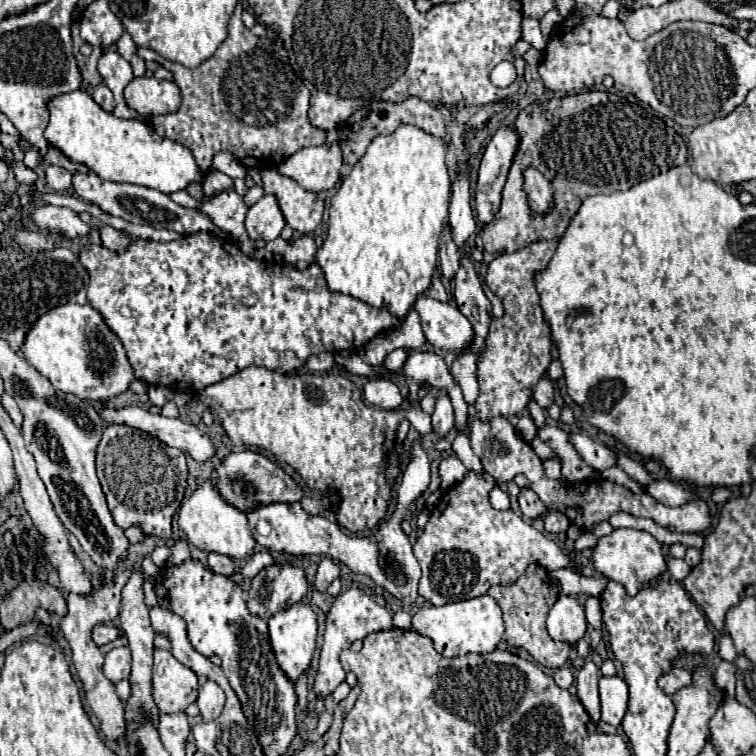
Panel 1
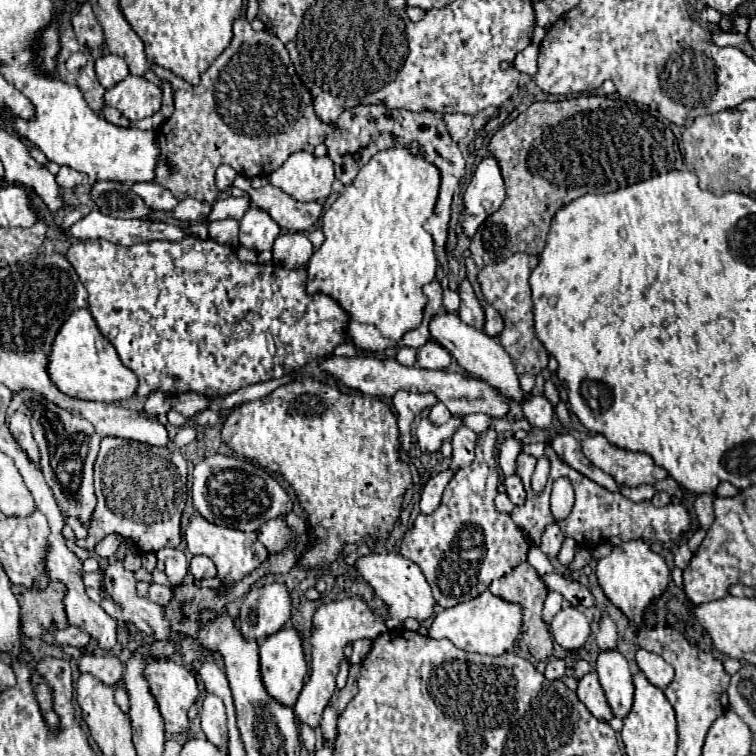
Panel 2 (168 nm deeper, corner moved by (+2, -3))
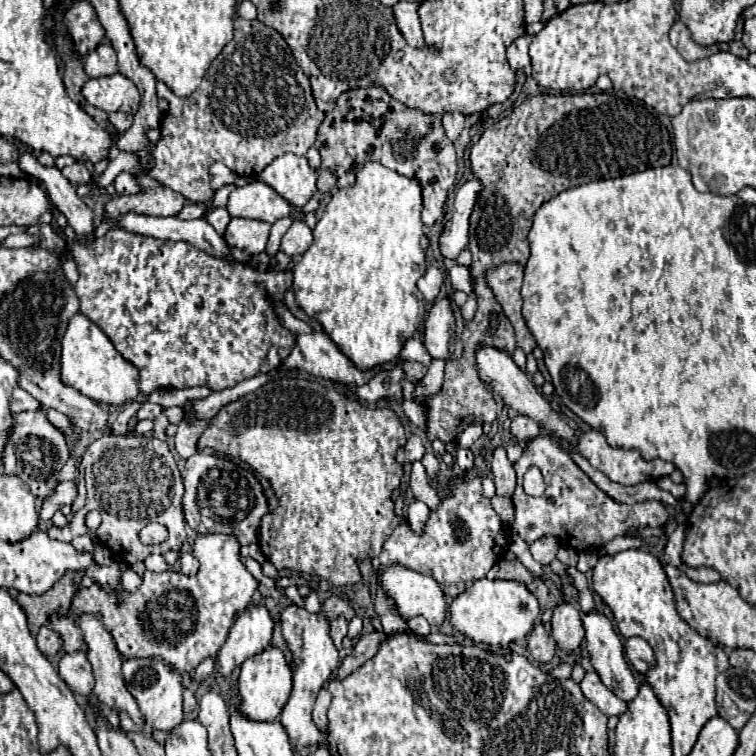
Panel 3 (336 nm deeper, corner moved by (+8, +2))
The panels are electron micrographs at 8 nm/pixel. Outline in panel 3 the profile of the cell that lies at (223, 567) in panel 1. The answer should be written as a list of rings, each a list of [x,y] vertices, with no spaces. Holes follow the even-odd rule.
[[[180,553],[180,567],[182,567],[184,575],[196,575],[198,561],[194,559],[192,553]]]

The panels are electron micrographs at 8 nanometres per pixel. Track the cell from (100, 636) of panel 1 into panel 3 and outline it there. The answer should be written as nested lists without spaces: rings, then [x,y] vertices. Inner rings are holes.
[[[46,625],[38,631],[36,635],[36,643],[38,643],[38,649],[48,657],[48,655],[56,655],[62,647],[62,639],[60,635],[56,635],[52,629],[48,629]]]

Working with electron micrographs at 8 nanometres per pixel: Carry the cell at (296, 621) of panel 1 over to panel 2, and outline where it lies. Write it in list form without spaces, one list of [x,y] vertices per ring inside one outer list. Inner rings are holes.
[[[290,622],[284,624],[276,634],[260,640],[260,672],[262,672],[262,682],[268,690],[268,694],[282,704],[294,706],[294,702],[304,686],[304,676],[306,676],[308,668],[306,668],[306,656],[304,656],[300,632]]]

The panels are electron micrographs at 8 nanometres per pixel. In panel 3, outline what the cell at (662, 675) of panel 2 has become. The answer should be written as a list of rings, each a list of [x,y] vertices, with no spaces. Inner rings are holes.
[[[628,637],[624,643],[624,655],[628,657],[630,665],[638,673],[646,673],[646,669],[654,667],[654,651],[642,637]]]

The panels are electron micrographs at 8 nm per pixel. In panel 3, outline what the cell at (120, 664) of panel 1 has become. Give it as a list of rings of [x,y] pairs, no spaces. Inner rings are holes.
[[[82,651],[64,653],[58,663],[58,673],[76,695],[88,697],[92,693],[94,675],[92,675],[90,661],[86,659],[86,653],[82,653]]]

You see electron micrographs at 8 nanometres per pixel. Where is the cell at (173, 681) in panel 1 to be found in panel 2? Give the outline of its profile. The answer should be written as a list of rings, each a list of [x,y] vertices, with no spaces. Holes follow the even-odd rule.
[[[152,660],[152,662],[148,662],[144,676],[148,678],[150,692],[154,694],[156,702],[160,706],[160,714],[166,724],[166,734],[172,736],[172,734],[184,732],[188,726],[188,716],[186,716],[188,708],[196,702],[196,696],[198,696],[198,684],[196,684],[194,674],[186,666],[182,666],[174,660]]]

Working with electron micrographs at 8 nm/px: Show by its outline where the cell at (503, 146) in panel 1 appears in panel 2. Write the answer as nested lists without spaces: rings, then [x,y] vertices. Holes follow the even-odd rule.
[[[488,154],[476,168],[472,182],[464,192],[464,232],[474,236],[480,224],[492,216],[504,202],[504,180],[500,166],[492,154]]]

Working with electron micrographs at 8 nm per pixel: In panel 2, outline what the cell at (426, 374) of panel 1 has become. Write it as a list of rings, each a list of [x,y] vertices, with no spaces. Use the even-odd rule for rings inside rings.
[[[426,342],[422,348],[418,348],[416,366],[428,370],[446,370],[450,360],[452,356],[442,346],[438,346],[436,342]]]

